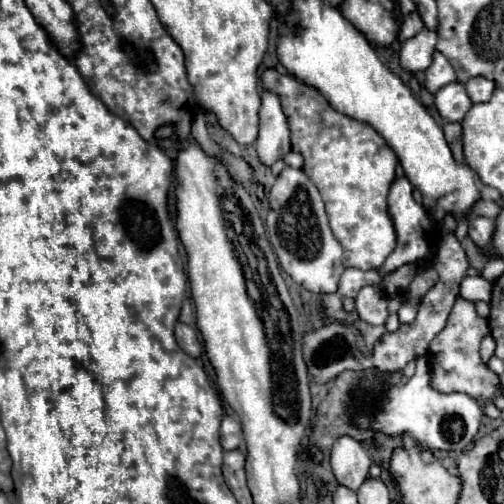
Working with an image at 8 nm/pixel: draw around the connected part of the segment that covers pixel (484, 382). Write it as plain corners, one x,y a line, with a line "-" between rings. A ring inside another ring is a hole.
458,297
446,327
430,343
430,367
432,367
430,385
440,393
460,391
478,401
492,401
500,387
500,377
480,357
480,341
486,335
490,335
488,321
476,313
472,301

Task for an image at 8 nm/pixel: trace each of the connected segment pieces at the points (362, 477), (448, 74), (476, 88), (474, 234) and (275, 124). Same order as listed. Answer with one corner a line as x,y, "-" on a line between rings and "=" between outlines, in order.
342,435
334,443
330,463
332,463
336,481
356,493
360,489
360,485
366,481
372,459
370,459
368,449
362,447
360,441
352,439
350,435
=
434,51
432,65
426,69
426,83
424,83
426,89
430,93
436,93
440,87
444,87
452,81
456,81
454,67
450,65
450,61
440,51
=
474,77
466,83
466,93
472,99
472,103
484,103
490,101
492,91
496,89
496,83
486,77
=
474,217
470,221
470,227
468,227
468,237
480,245
480,247
486,247
490,253
494,253
490,241
492,241
492,233
494,233
494,219
488,219
488,217
=
262,93
260,107
260,133
256,139
256,153
262,165
272,167
290,151
290,131
286,115
282,113
280,101
274,93

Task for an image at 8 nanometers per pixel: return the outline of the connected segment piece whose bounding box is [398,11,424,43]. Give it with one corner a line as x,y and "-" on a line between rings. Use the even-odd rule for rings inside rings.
416,11
410,13
410,15
404,15
404,21
402,21
402,27
400,27
400,33
398,33
398,41
402,43
402,41
414,37
422,27
424,27
424,23
422,23
422,19

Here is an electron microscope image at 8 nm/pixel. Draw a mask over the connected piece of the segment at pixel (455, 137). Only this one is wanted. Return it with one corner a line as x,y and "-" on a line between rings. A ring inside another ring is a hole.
446,123
444,125
444,135
446,141
454,153
454,159
458,163
464,163
464,155
462,155
462,125
460,123

